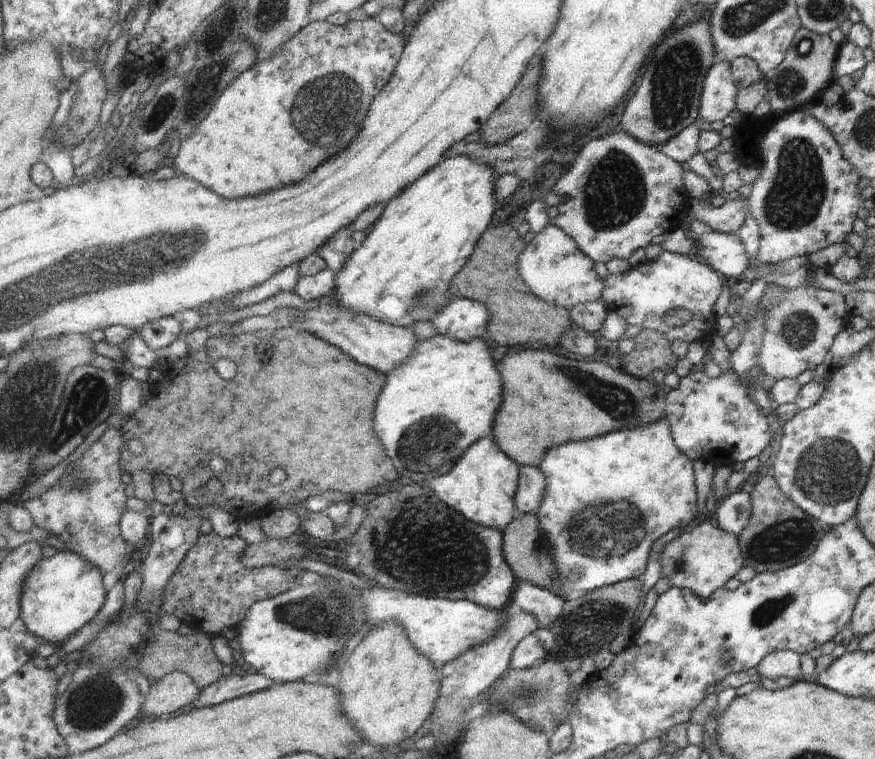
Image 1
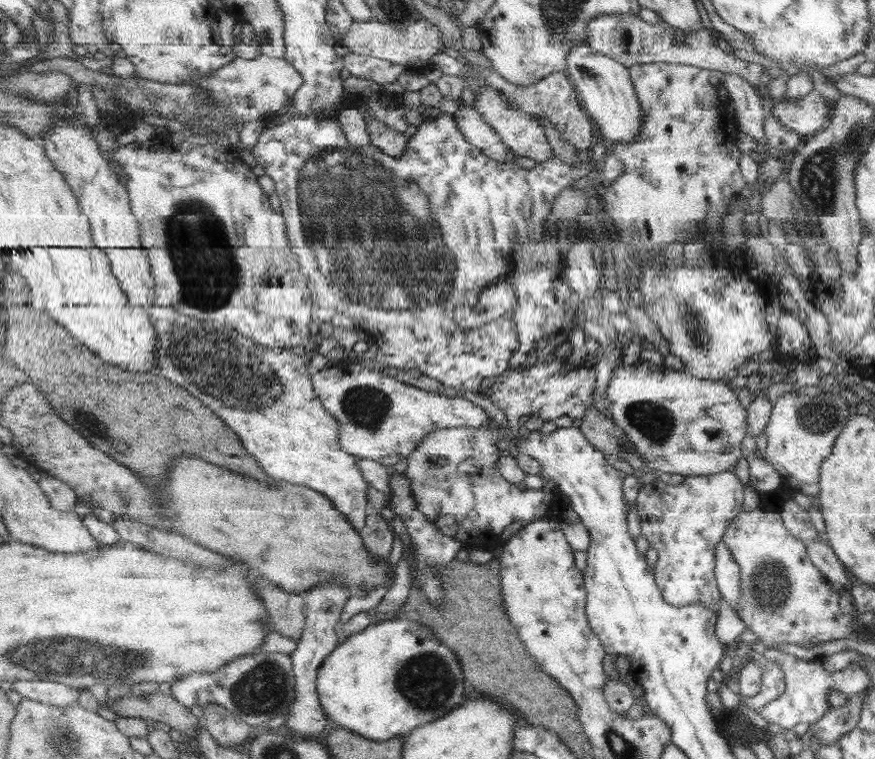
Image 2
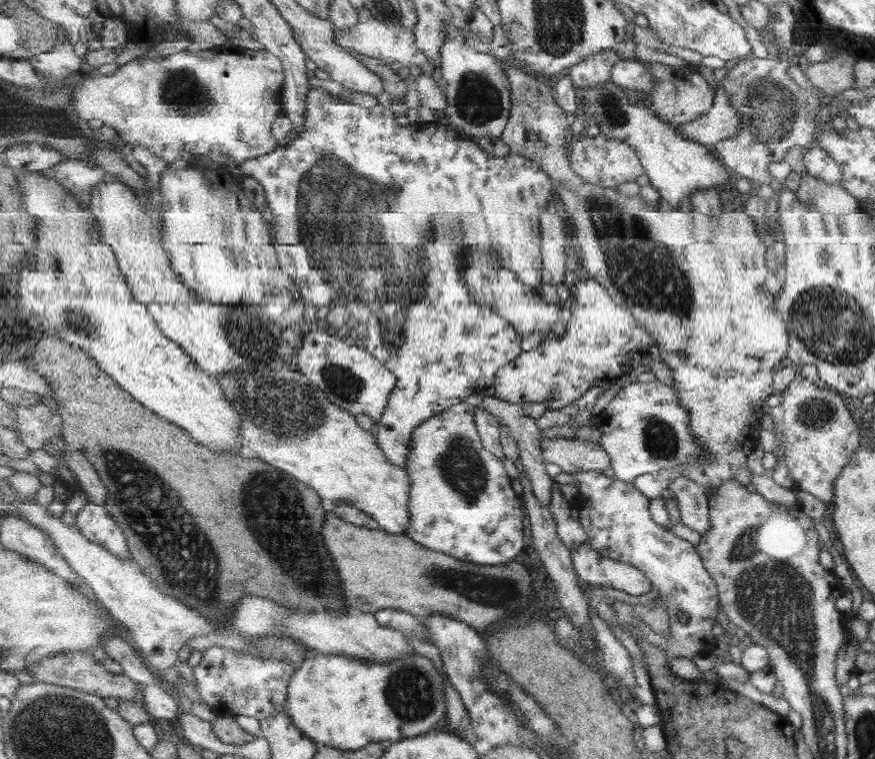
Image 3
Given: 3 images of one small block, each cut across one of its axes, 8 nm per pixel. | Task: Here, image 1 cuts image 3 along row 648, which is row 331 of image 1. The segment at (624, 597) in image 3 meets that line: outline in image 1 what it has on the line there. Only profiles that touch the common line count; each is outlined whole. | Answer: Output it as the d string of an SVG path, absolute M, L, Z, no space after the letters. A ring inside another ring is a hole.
M664 251L657 260L646 261L635 265L627 272L627 274L619 274L619 276L609 276L605 280L605 302L611 306L611 312L617 312L621 318L627 320L627 324L631 326L639 326L641 329L657 330L663 334L665 340L669 340L672 344L681 340L685 344L693 341L707 342L715 335L713 330L713 304L719 296L720 289L725 285L726 281L711 267L707 266L701 260L676 254L670 251ZM673 308L685 309L693 314L691 320L681 327L667 326L665 315Z

